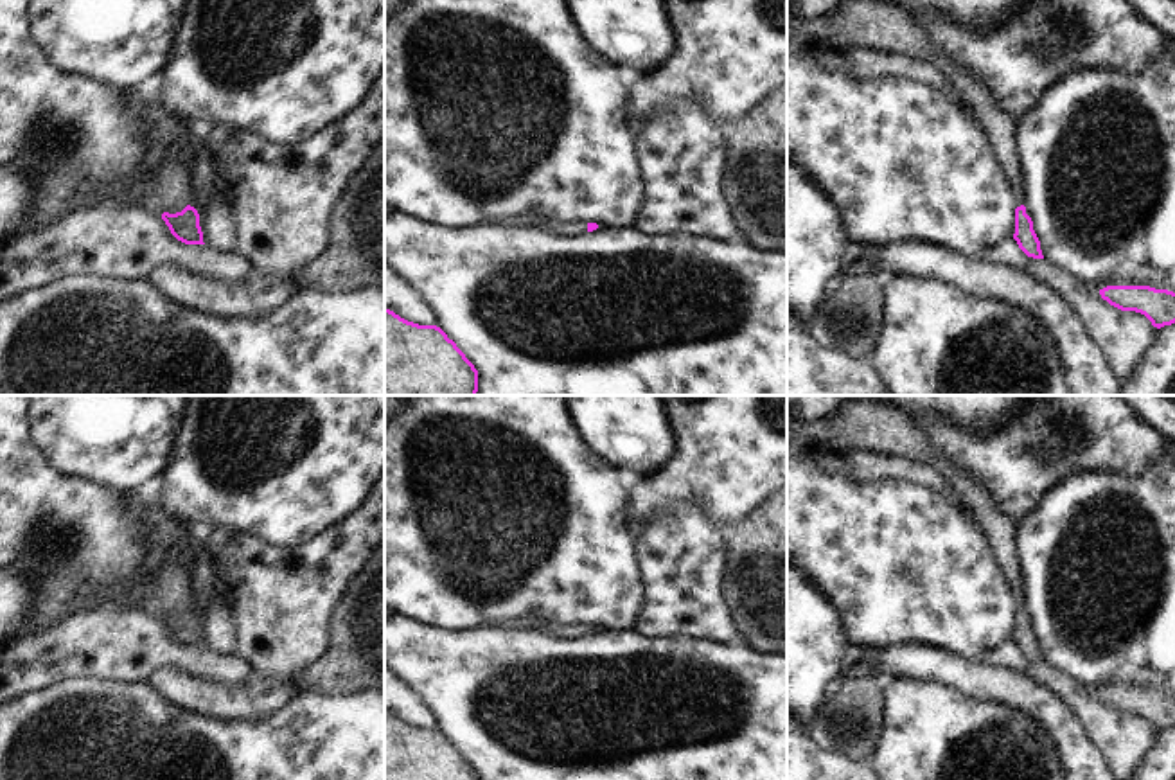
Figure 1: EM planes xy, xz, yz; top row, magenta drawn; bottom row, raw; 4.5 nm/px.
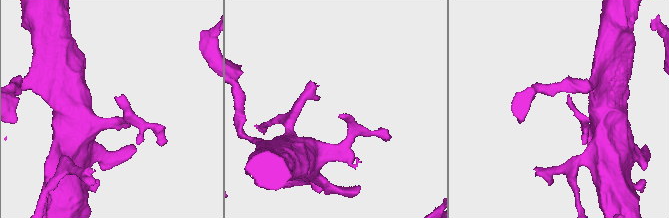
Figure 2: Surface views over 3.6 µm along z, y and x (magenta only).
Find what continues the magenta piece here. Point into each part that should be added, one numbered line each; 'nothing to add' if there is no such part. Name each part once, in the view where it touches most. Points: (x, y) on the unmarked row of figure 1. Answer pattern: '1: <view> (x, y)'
1: xy (173, 583)

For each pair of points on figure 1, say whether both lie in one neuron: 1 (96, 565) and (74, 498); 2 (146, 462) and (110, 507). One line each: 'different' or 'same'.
1: same
2: different

